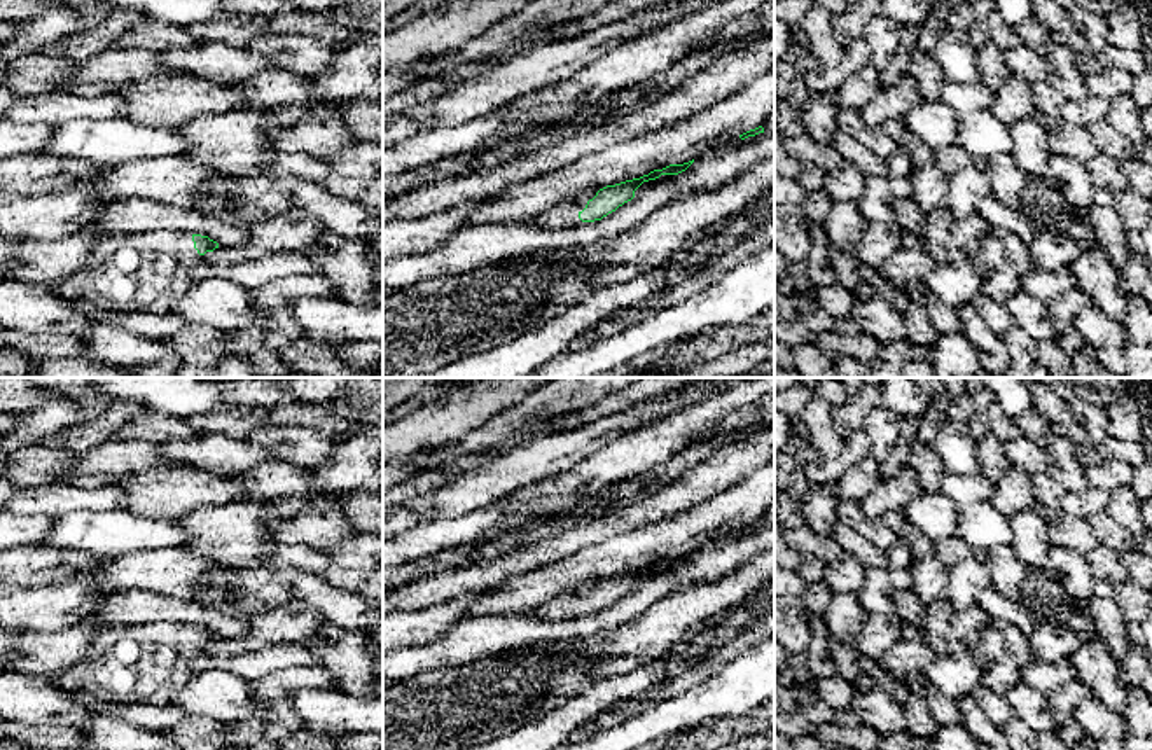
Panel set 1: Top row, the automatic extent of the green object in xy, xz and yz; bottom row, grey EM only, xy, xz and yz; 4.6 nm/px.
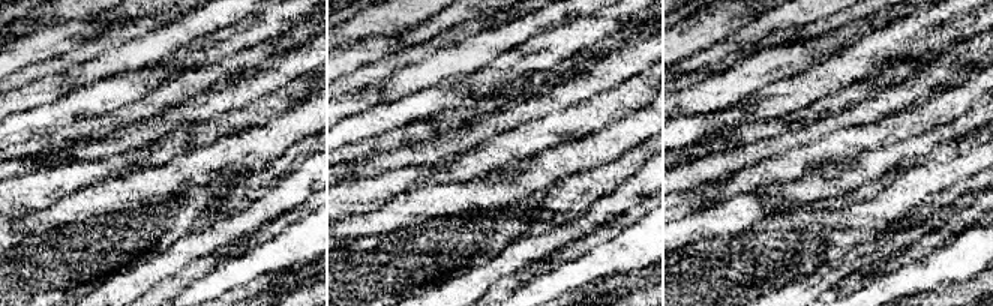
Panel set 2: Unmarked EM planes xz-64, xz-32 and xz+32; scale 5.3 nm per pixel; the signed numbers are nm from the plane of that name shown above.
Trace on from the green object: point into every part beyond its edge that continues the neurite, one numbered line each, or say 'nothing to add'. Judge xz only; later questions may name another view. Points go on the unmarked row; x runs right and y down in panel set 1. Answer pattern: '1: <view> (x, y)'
1: xz (567, 605)

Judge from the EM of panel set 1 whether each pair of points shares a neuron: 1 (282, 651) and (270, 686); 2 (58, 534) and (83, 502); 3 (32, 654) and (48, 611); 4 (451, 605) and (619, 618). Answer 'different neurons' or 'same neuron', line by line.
1: different neurons
2: different neurons
3: different neurons
4: different neurons

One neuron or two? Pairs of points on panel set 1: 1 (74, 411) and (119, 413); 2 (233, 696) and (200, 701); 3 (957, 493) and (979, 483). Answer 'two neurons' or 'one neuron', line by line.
1: two neurons
2: one neuron
3: one neuron

